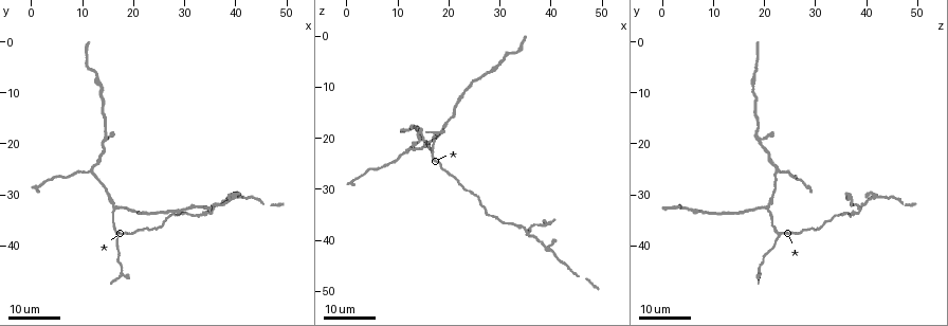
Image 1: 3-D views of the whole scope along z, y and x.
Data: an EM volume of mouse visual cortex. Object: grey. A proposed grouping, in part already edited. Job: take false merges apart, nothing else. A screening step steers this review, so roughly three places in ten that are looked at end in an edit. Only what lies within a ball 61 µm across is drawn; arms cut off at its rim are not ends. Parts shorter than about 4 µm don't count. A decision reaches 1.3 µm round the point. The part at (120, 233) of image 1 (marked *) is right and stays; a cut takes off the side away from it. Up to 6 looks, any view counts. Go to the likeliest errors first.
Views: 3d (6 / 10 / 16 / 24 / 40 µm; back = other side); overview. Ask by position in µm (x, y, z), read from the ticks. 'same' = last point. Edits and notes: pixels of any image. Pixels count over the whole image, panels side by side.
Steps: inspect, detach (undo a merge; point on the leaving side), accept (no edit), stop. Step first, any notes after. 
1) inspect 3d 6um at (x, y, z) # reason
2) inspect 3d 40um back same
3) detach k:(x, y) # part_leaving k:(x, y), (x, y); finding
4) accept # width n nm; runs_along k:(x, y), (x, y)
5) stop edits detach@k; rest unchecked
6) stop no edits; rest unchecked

inspect 3d 16um at (16.0, 32.0, 21.0)

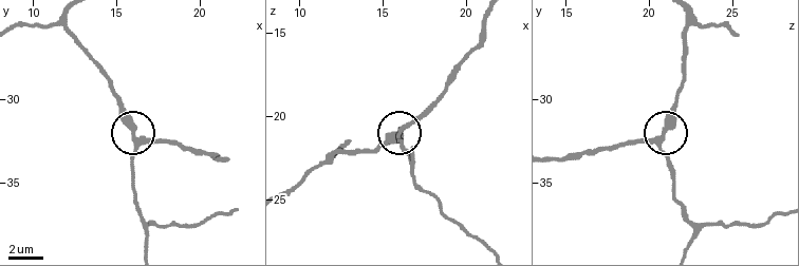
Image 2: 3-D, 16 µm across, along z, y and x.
inspect 3d 6um at (16.4, 32.3, 20.7)

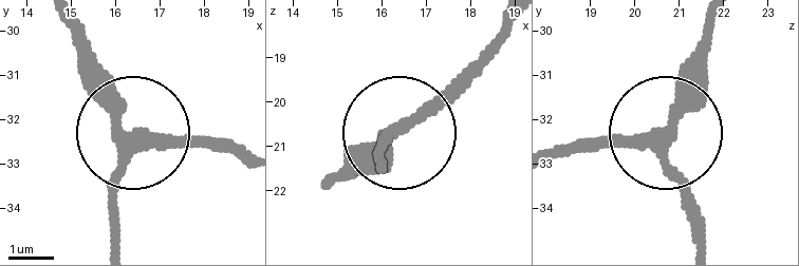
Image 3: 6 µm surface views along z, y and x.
accept # side_arm 30 um; arms 3; one cell here

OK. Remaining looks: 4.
inspect 3d 24um at (11.0, 25.0, 23.0) # three-way junction

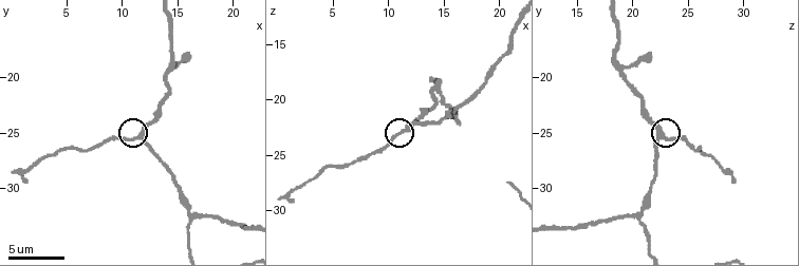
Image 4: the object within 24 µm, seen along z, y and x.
inspect 3d 6um at (11.6, 25.4, 22.6) # closer look

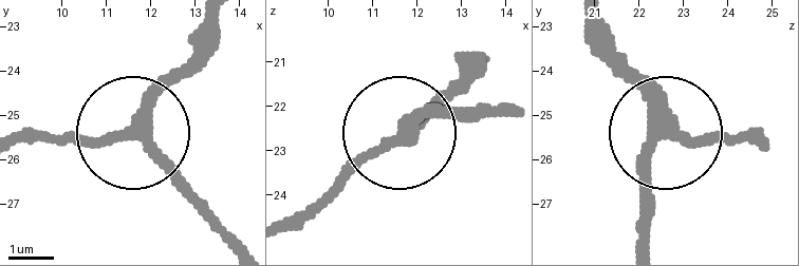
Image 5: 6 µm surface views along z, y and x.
accept # side_arm 15 um; arms 3; continuous, no second cell

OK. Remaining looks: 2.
inspect 3d 24um at (17.0, 37.5, 23.0) # branch point

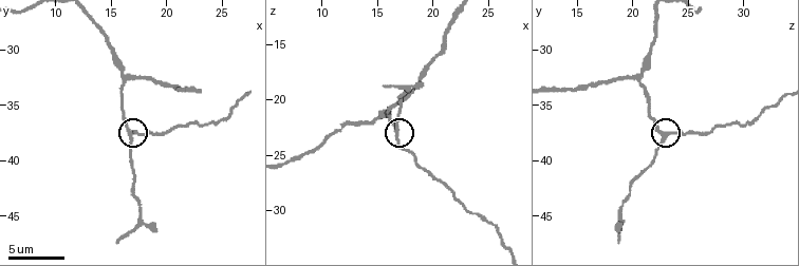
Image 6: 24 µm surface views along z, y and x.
inspect 3d 10um at (16.6, 37.8, 22.8)

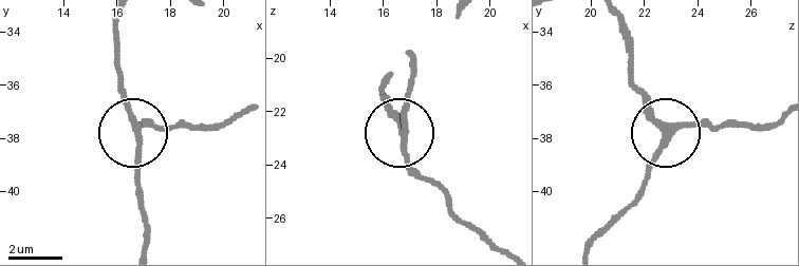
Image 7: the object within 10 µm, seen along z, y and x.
accept # side_arm 12 um; runs_along 7:(707, 125), (670, 131), (644, 190); continuous, no second cell

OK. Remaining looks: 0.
stop no edits; rest unchecked

